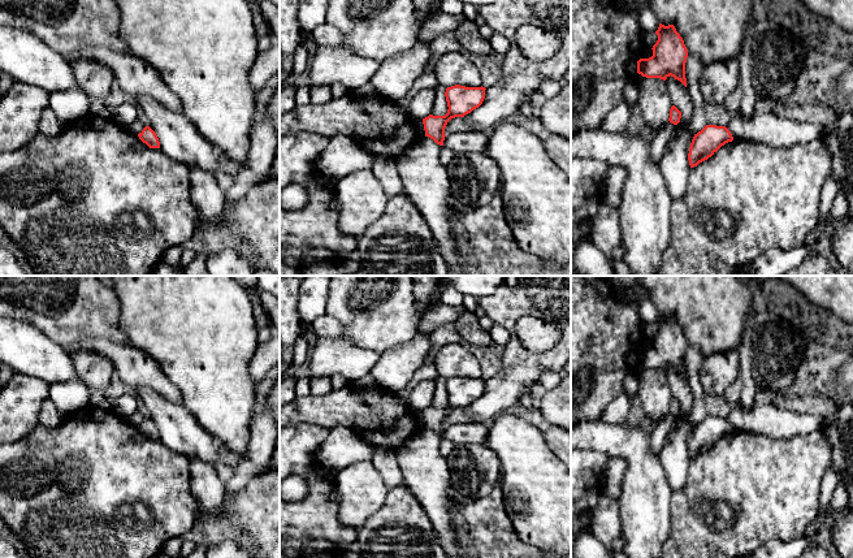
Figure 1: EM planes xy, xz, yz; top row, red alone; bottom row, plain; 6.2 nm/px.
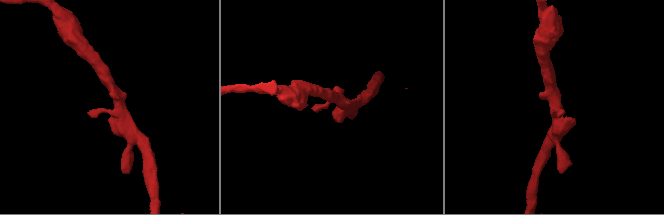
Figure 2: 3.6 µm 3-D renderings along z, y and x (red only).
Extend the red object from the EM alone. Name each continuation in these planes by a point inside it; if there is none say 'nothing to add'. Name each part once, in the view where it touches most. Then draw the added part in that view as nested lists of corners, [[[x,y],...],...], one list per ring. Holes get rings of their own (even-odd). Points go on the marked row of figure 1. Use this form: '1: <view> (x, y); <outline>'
nothing to add

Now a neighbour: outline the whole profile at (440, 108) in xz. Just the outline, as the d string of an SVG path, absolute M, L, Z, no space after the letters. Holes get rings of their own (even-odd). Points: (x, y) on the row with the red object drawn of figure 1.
M438 85L436 87L436 101L432 109L432 114L433 116L445 116L447 113L447 101L446 101L446 87Z

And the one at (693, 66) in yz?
M688 52L687 62L685 62L685 78L687 78L687 88L690 94L693 101L693 113L692 120L688 127L688 133L697 134L701 131L707 124L707 117L703 108L703 99L700 90L700 78L703 72L705 65L701 60Z

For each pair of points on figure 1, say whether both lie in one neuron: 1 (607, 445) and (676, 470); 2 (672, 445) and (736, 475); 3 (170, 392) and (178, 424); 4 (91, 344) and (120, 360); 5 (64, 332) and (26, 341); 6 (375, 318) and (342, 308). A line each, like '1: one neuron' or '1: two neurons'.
1: two neurons
2: two neurons
3: two neurons
4: one neuron
5: two neurons
6: one neuron

